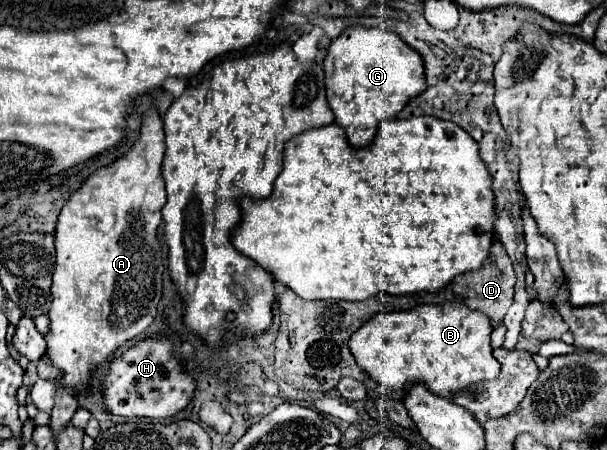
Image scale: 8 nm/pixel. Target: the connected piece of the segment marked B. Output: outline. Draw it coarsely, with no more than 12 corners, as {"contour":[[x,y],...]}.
{"contour":[[457,302],[377,314],[351,336],[386,389],[449,400],[501,364]]}

